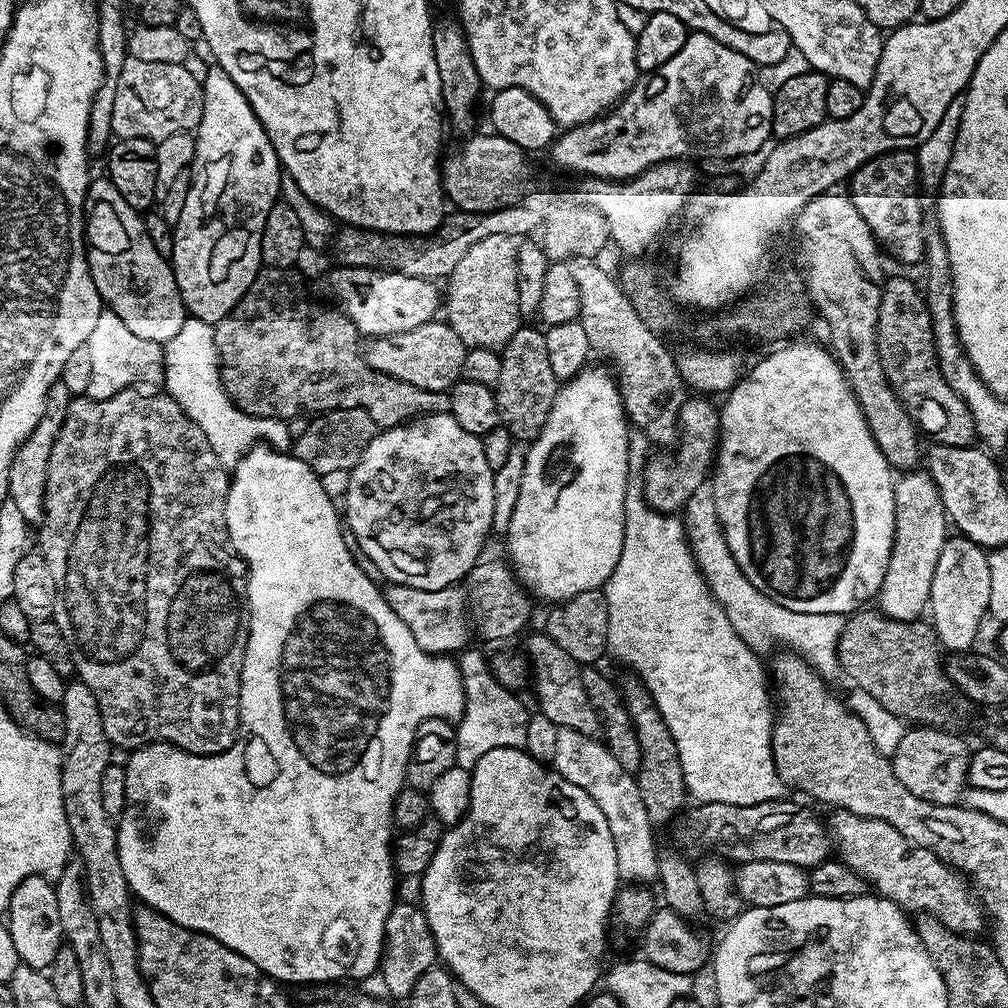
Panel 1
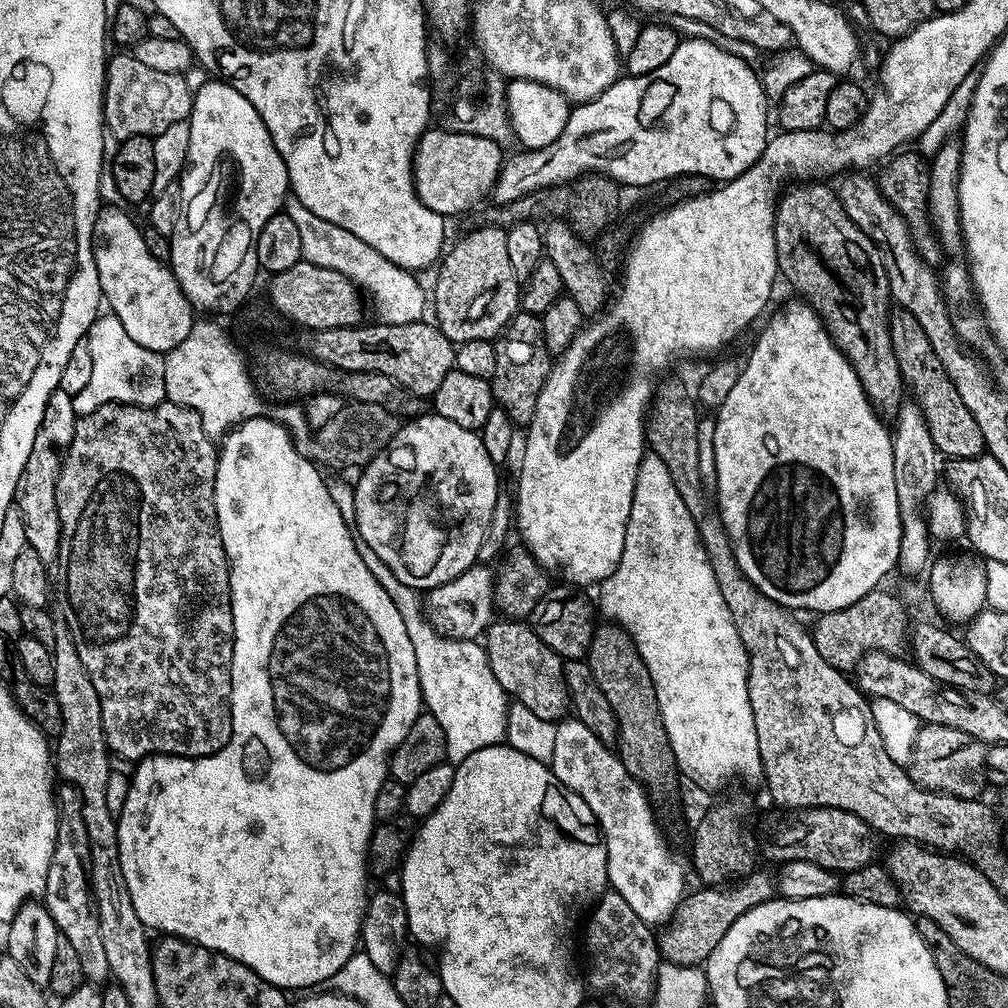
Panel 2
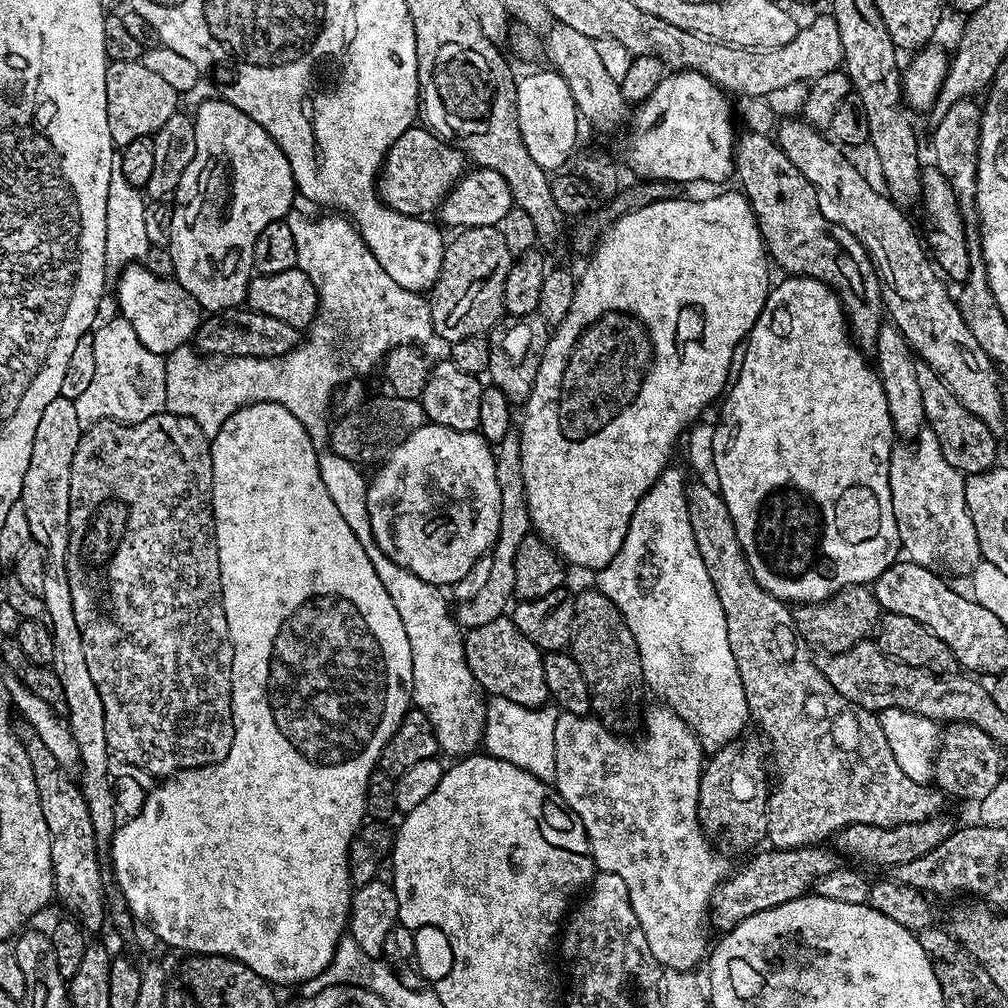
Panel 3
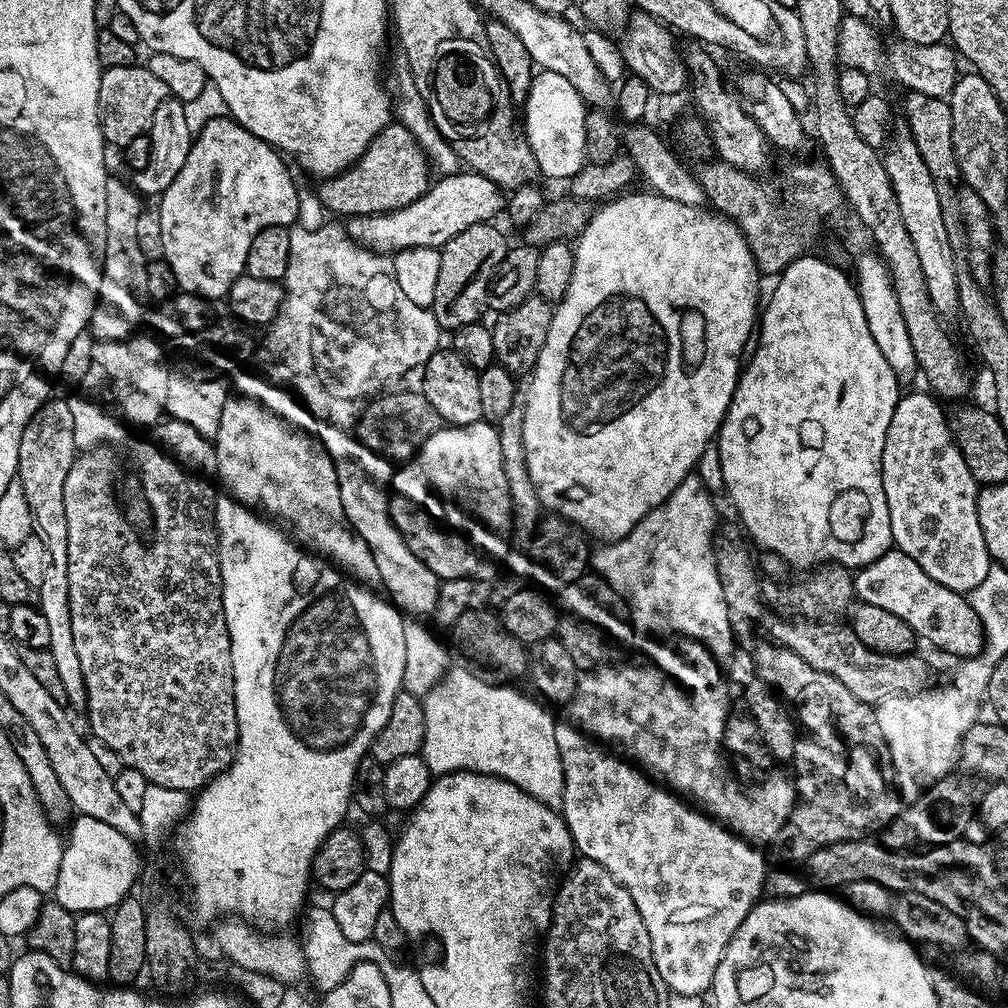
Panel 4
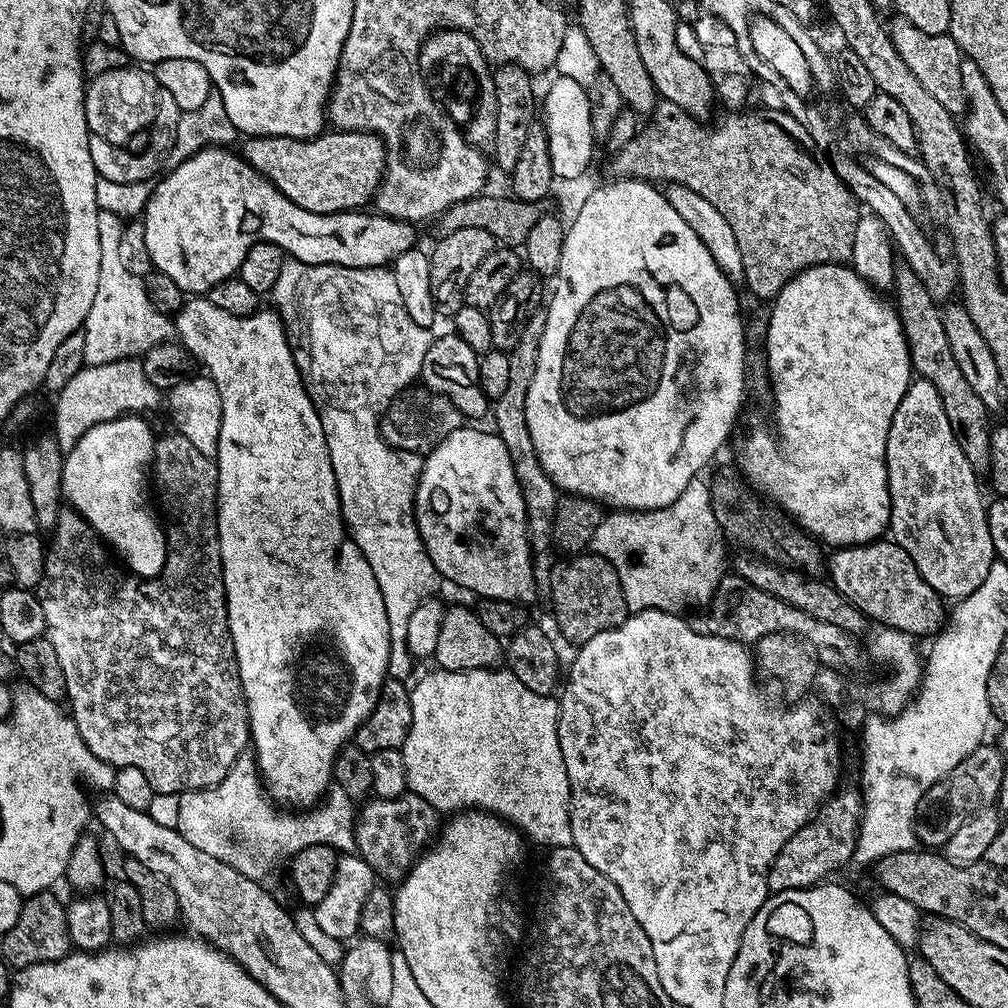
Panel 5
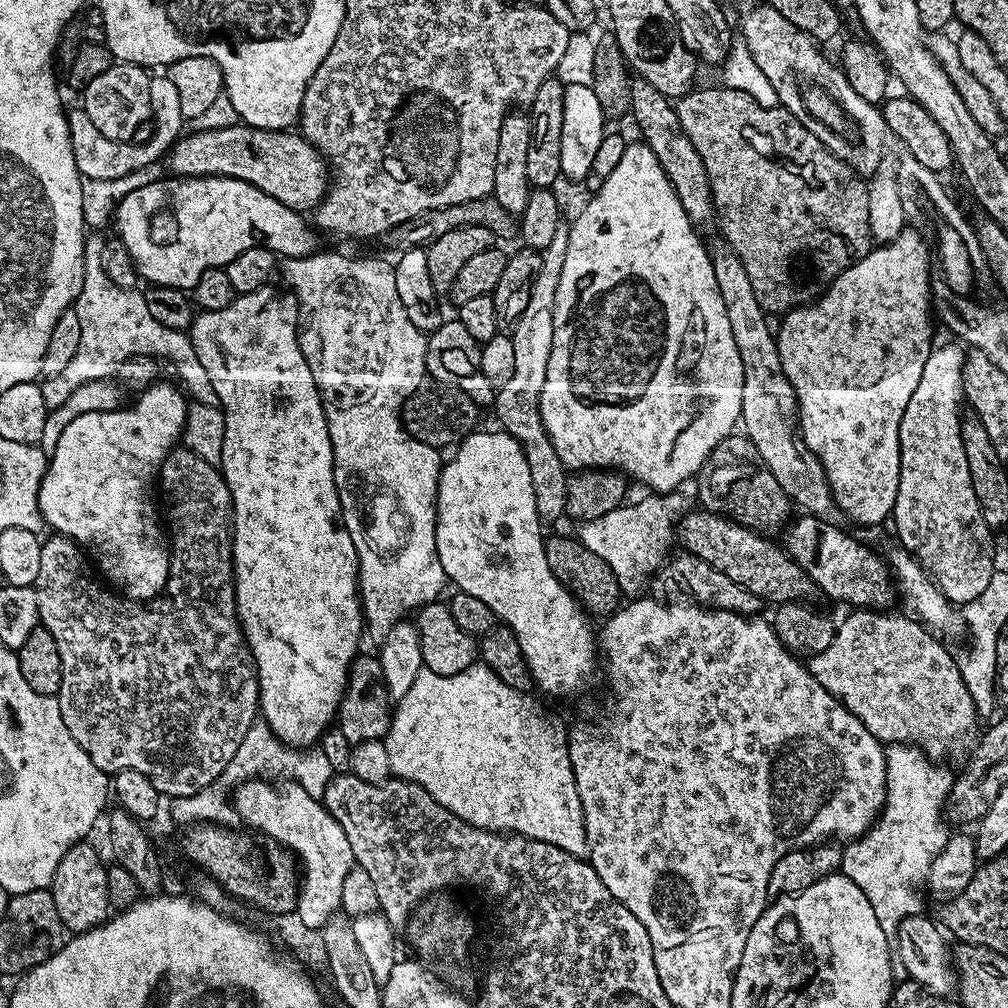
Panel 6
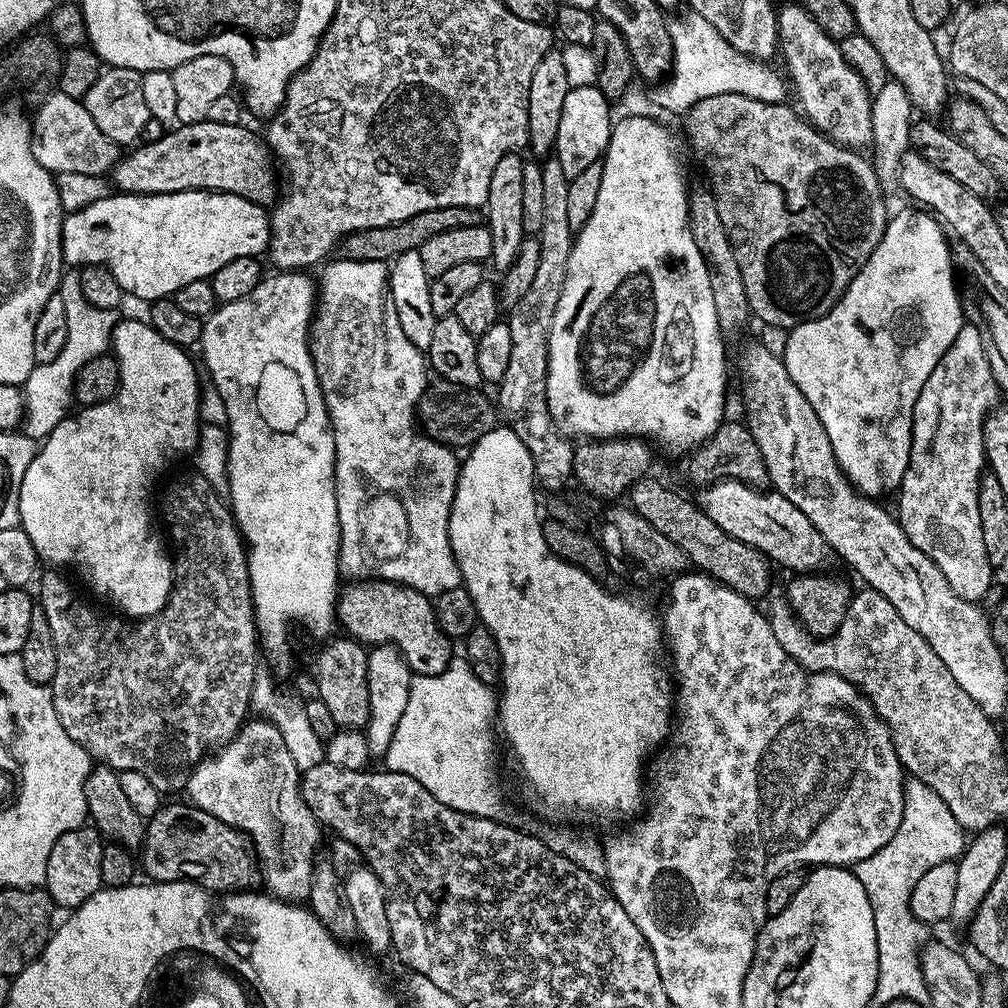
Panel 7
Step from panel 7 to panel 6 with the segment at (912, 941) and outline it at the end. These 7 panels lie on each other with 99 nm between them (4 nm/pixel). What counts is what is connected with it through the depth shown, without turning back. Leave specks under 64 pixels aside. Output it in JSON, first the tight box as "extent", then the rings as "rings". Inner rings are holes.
{"extent":[839,744,954,938],"rings":[[[889,744],[887,745],[884,757],[886,758],[886,798],[884,799],[884,806],[880,810],[879,817],[875,825],[868,829],[863,836],[845,843],[840,853],[840,867],[839,871],[848,879],[850,884],[858,886],[858,890],[862,890],[862,894],[866,894],[866,898],[870,898],[870,906],[874,906],[874,914],[878,918],[880,926],[884,928],[884,932],[889,938],[895,937],[896,930],[899,928],[902,921],[907,916],[915,916],[921,911],[920,908],[920,896],[916,893],[916,883],[923,881],[928,875],[928,868],[934,862],[934,858],[938,858],[938,854],[942,850],[942,846],[946,846],[950,832],[949,829],[944,829],[946,825],[945,812],[946,801],[948,799],[949,792],[952,791],[952,782],[954,779],[953,773],[948,773],[946,769],[940,768],[939,763],[933,762],[920,751],[919,747],[910,744]]]}

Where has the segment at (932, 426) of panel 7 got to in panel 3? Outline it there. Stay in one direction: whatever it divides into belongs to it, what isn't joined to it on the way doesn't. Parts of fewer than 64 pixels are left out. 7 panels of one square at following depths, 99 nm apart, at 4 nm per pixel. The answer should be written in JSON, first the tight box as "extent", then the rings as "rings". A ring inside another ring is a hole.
{"extent":[888,430,982,577],"rings":[[[930,430],[921,431],[915,444],[913,449],[893,447],[888,463],[891,508],[898,522],[903,555],[911,563],[940,574],[953,572],[956,576],[971,577],[982,557],[978,534],[966,506],[965,477],[946,462],[938,438]]]}

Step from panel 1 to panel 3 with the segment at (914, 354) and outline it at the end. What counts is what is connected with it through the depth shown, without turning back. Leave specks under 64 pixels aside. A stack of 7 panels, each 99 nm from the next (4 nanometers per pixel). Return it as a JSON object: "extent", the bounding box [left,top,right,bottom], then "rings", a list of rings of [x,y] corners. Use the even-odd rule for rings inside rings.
{"extent":[916,363,997,474],"rings":[[[917,363],[916,377],[918,390],[922,390],[924,419],[927,427],[938,438],[946,462],[950,462],[950,466],[954,466],[962,474],[984,472],[985,469],[993,467],[997,463],[997,433],[990,431],[986,422],[982,422],[982,418],[970,414],[970,410],[966,410],[966,406],[962,406],[962,402],[954,398],[950,386],[929,364]]]}

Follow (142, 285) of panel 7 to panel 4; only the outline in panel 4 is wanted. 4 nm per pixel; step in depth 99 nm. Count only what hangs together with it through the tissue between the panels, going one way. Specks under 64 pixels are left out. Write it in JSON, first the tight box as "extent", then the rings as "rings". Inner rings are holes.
{"extent":[158,115,506,302],"rings":[[[227,115],[206,123],[205,128],[194,136],[186,166],[178,170],[178,178],[170,182],[158,200],[164,247],[162,258],[170,270],[174,270],[181,293],[199,296],[208,302],[219,296],[220,299],[227,297],[230,286],[234,286],[238,277],[245,275],[246,254],[250,254],[250,242],[254,242],[257,228],[297,223],[300,196],[283,159],[285,157],[271,144],[233,122]],[[457,170],[451,174],[443,175],[440,181],[433,183],[423,196],[414,202],[402,206],[393,212],[379,212],[373,216],[354,216],[347,221],[346,231],[348,237],[356,241],[362,248],[369,248],[371,252],[381,254],[395,254],[407,248],[443,248],[454,234],[462,234],[462,230],[475,224],[487,224],[495,221],[496,215],[501,215],[506,204],[505,193],[490,178],[471,170]]]}

